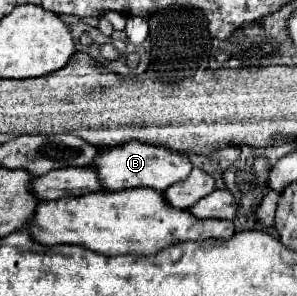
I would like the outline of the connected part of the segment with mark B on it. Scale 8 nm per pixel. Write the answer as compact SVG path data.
M128 141L118 147L102 149L92 165L96 167L100 175L100 183L104 185L106 191L120 191L130 187L152 187L156 191L166 191L170 185L184 181L192 171L192 163L186 155L178 155L164 147L156 147L140 141Z

